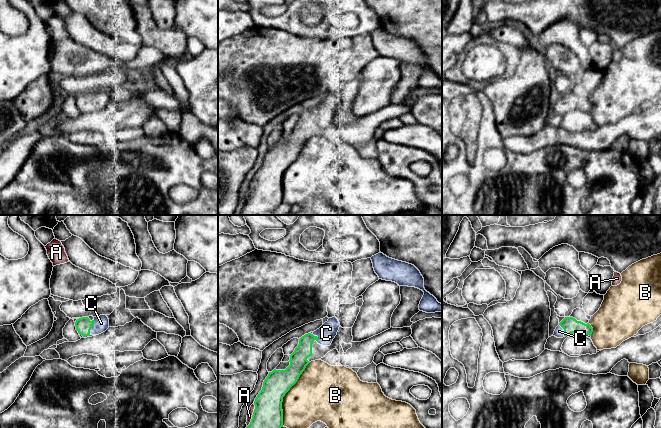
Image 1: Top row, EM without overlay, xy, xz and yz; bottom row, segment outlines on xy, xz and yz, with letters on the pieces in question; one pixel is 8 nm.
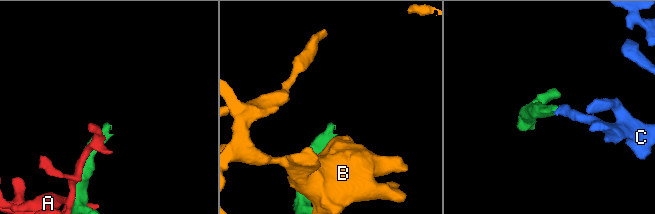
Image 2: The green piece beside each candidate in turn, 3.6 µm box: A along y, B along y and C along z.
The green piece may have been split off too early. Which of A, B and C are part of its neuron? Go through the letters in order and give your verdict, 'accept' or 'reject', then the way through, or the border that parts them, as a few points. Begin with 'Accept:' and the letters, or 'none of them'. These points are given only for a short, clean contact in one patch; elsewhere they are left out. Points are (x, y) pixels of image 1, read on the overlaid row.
Accept: C
A: reject
B: reject
C: accept | across xy (83, 325), (92, 326), (97, 326), (101, 323)

